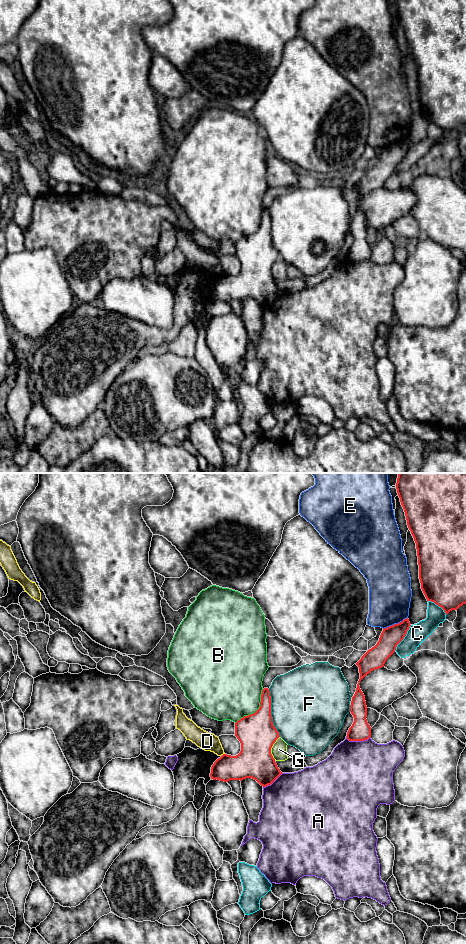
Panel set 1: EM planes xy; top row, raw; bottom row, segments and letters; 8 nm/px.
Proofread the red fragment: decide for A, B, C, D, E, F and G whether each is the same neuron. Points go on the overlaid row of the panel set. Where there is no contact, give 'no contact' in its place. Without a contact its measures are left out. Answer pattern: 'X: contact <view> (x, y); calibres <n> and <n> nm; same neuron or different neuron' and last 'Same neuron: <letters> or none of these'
A: contact xy (358, 740); calibres 160 and 500 nm; different neuron
B: contact xy (257, 710); calibres 300 and 460 nm; different neuron
C: contact xy (403, 638); calibres 160 and 160 nm; different neuron
D: contact xy (223, 754); calibres 260 and 140 nm; different neuron
E: contact xy (395, 624); calibres 160 and 340 nm; different neuron
F: contact xy (270, 713); calibres 300 and 480 nm; different neuron
G: contact xy (271, 747); calibres 300 and 130 nm; different neuron
Same neuron: none of these

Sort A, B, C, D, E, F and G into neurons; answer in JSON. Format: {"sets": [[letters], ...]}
{"sets": [["A"], ["B"], ["C"], ["D"], ["E"], ["F"], ["G"]]}

